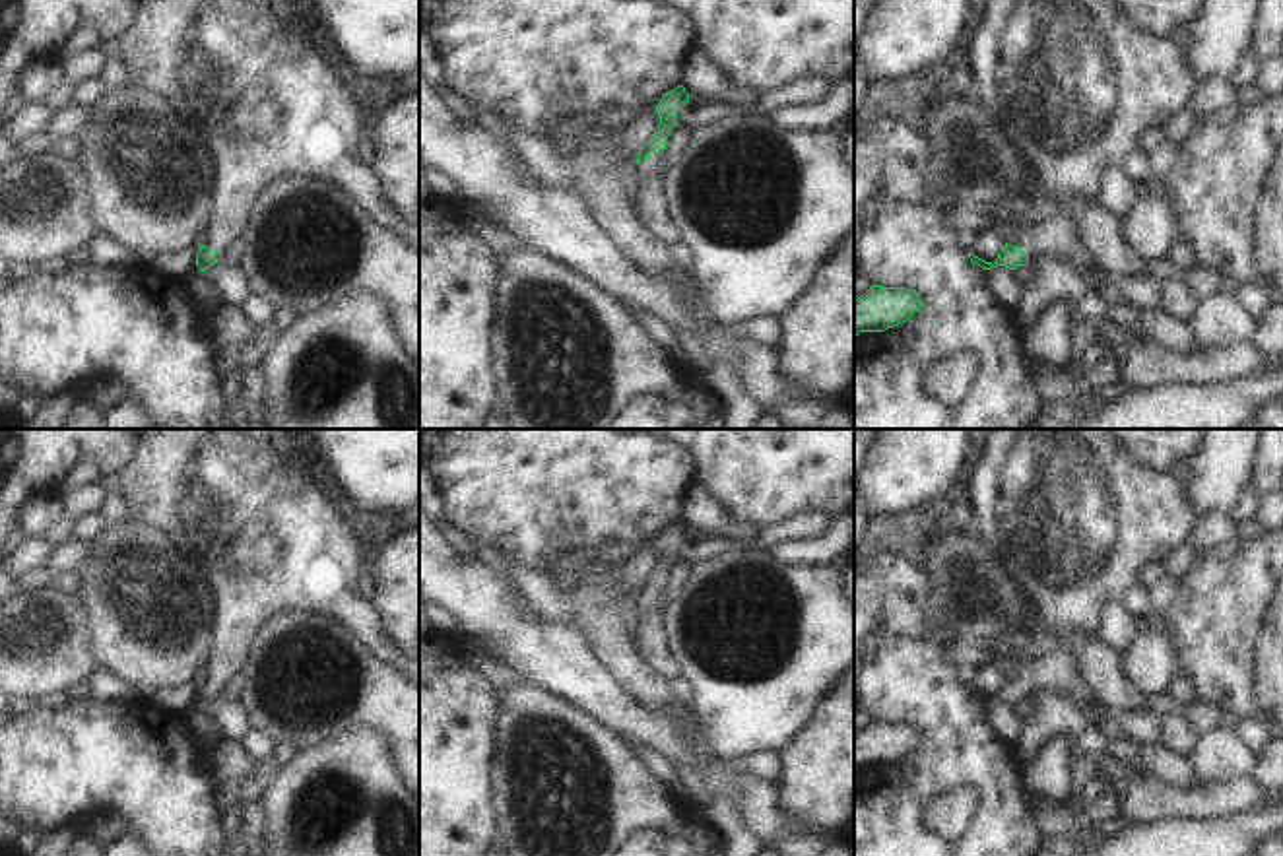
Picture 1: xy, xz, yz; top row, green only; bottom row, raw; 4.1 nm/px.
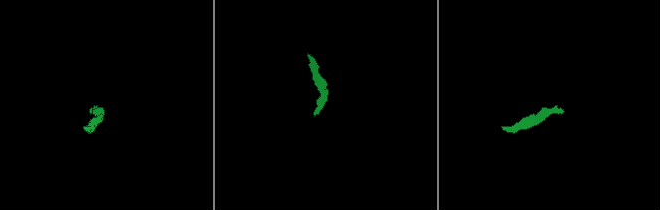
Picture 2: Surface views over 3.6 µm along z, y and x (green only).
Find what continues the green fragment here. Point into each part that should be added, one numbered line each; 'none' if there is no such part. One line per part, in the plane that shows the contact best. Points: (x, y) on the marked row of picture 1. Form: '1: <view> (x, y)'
1: xz (653, 212).

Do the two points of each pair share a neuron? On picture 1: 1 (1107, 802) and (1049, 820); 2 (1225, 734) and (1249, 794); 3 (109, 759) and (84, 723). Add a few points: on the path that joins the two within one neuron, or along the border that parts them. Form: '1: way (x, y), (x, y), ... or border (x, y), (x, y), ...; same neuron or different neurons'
1: way (1093, 814), (1085, 820), (1062, 820); same neuron
2: border (1252, 773), (1241, 779), (1200, 783); different neurons
3: way (99, 750), (84, 732); same neuron

